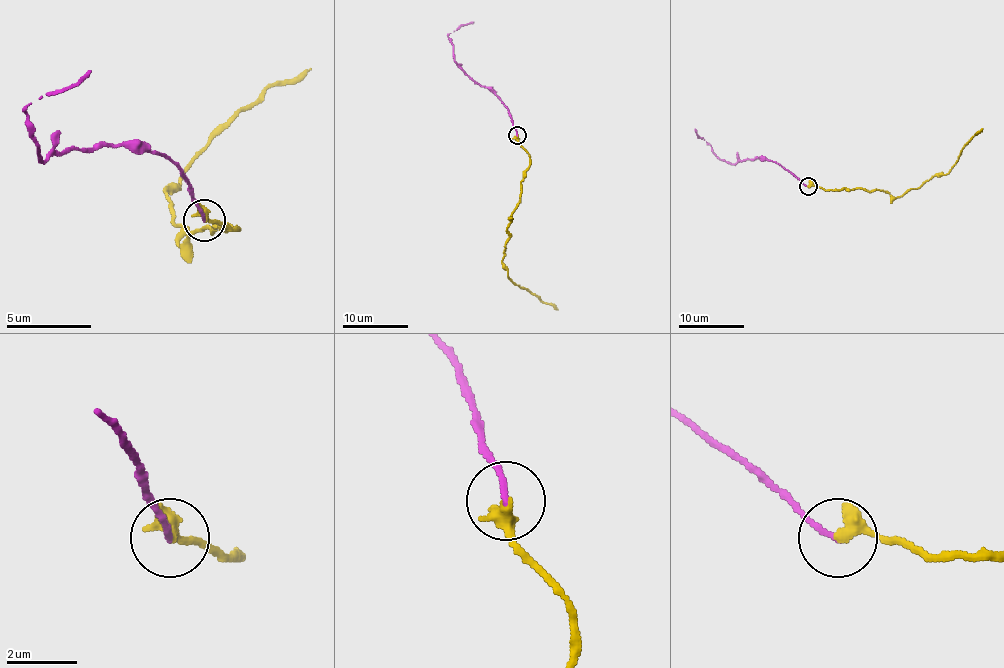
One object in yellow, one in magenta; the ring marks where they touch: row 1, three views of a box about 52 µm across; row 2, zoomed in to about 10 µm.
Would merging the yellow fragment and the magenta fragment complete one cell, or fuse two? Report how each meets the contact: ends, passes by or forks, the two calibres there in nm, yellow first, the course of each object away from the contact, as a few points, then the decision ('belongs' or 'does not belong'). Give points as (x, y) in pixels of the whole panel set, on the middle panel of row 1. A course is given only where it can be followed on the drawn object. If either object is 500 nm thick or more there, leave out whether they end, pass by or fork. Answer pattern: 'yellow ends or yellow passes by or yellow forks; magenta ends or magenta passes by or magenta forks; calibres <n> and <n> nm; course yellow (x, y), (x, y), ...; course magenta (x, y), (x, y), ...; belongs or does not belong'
calibres 500 and 160 nm; course yellow (517, 135), (517, 143), (529, 154), (529, 169), (509, 222), (503, 266), (514, 283), (558, 309); course magenta (517, 135), (511, 115), (501, 100), (489, 89), (476, 84), (455, 61), (448, 34), (473, 21); belongs

